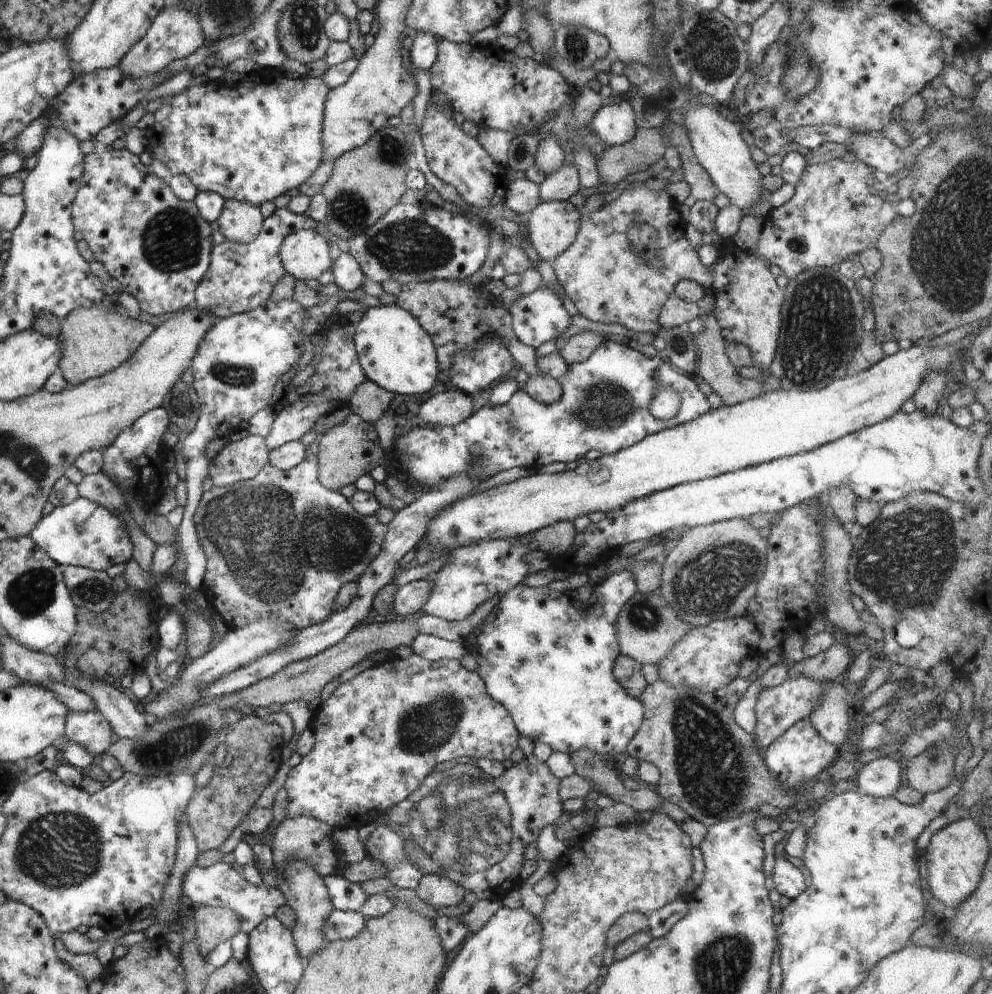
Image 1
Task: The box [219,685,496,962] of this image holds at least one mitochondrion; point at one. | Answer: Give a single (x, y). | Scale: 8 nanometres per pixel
(423, 728)

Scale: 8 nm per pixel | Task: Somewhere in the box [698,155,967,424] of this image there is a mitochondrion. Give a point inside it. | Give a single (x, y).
(820, 324)

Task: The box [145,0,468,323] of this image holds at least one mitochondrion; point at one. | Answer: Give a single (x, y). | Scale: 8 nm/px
(407, 245)

